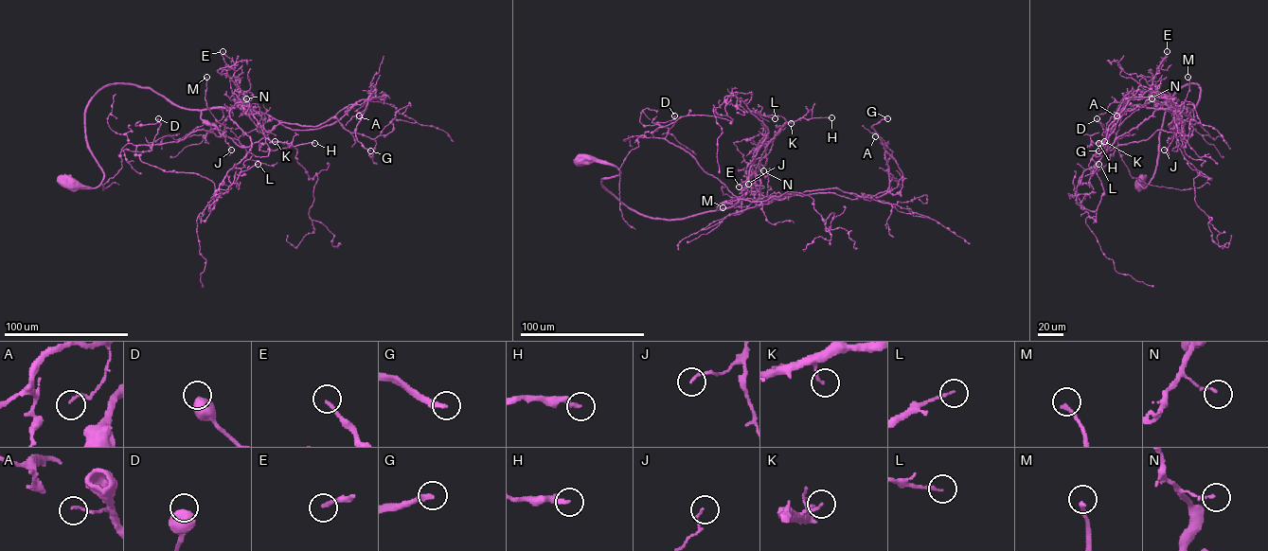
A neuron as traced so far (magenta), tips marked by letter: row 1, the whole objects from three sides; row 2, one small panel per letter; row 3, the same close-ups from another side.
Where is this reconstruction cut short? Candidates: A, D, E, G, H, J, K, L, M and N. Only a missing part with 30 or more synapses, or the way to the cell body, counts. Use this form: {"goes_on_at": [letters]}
{"goes_on_at": ["G", "H"]}

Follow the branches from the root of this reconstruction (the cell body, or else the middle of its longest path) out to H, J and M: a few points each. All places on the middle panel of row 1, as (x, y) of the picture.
H: (579, 161), (613, 164), (601, 184), (629, 207), (682, 219), (734, 206), (754, 152), (787, 123), (831, 117)
J: (579, 161), (613, 164), (620, 173), (601, 184), (629, 207), (657, 219), (715, 211), (738, 202), (748, 184)
M: (579, 161), (613, 164), (620, 173), (601, 184), (654, 218), (760, 202), (738, 197), (723, 207)

